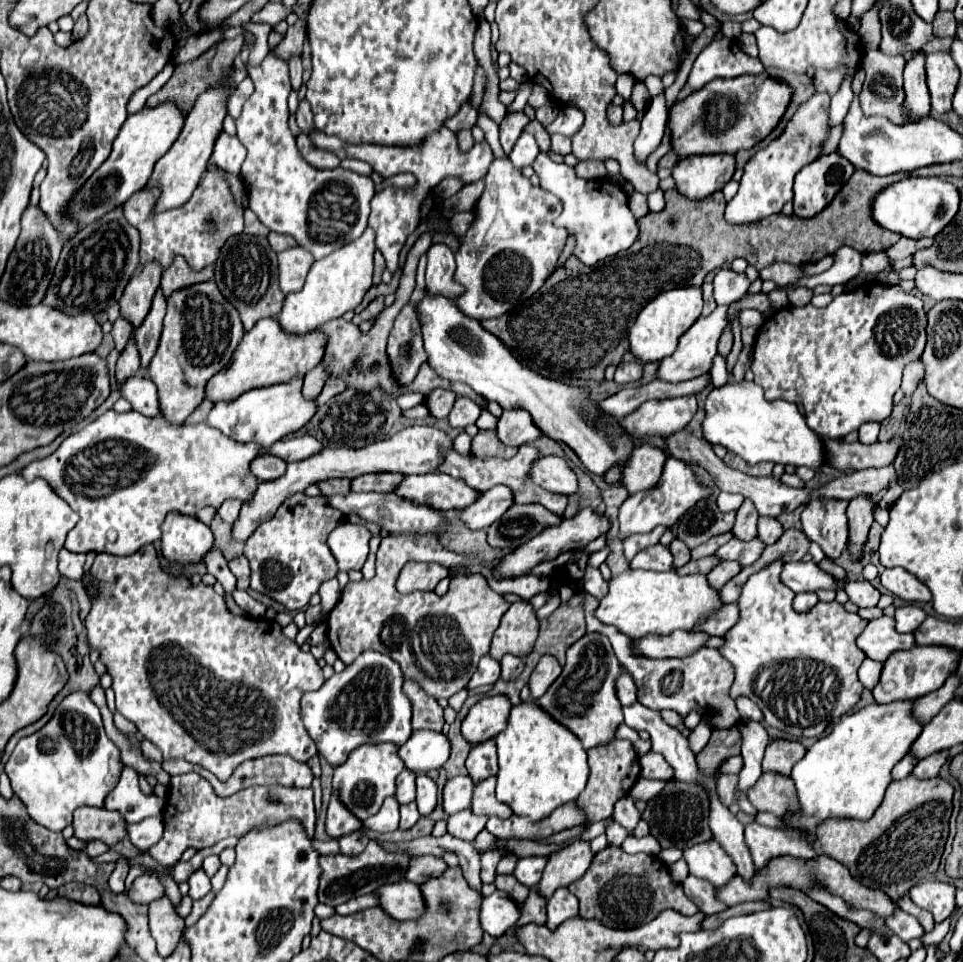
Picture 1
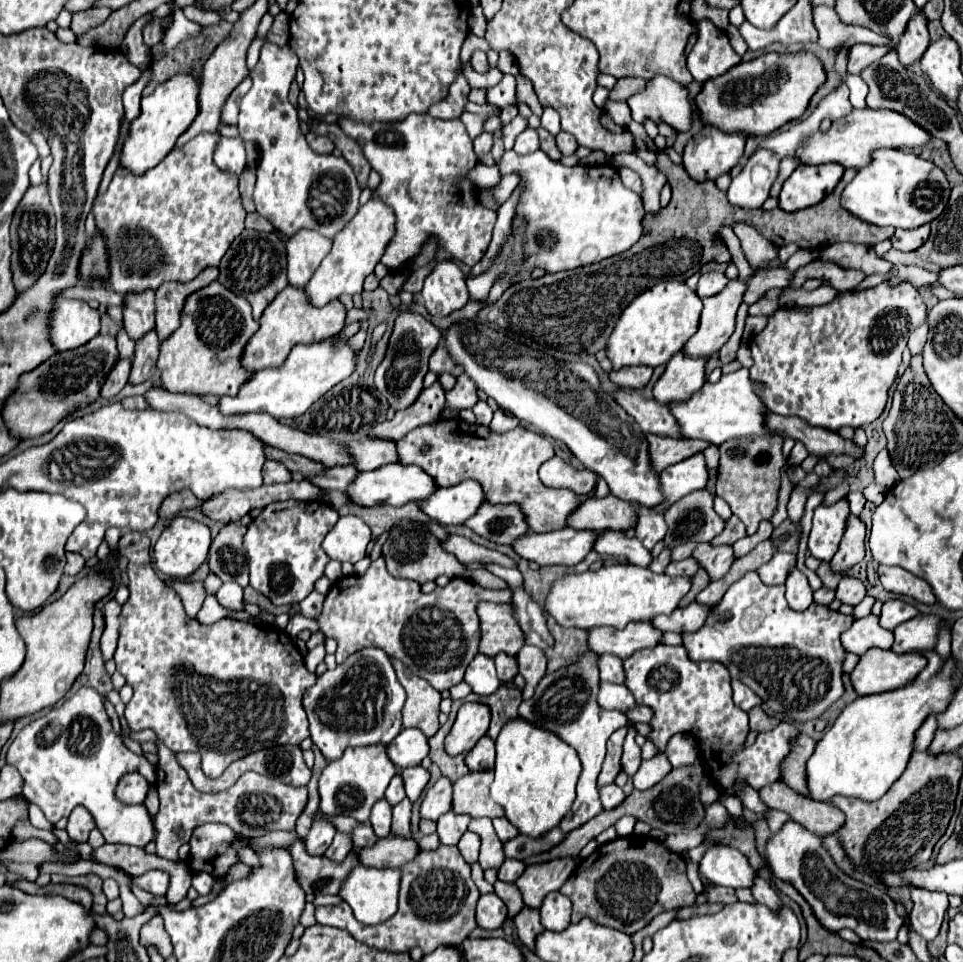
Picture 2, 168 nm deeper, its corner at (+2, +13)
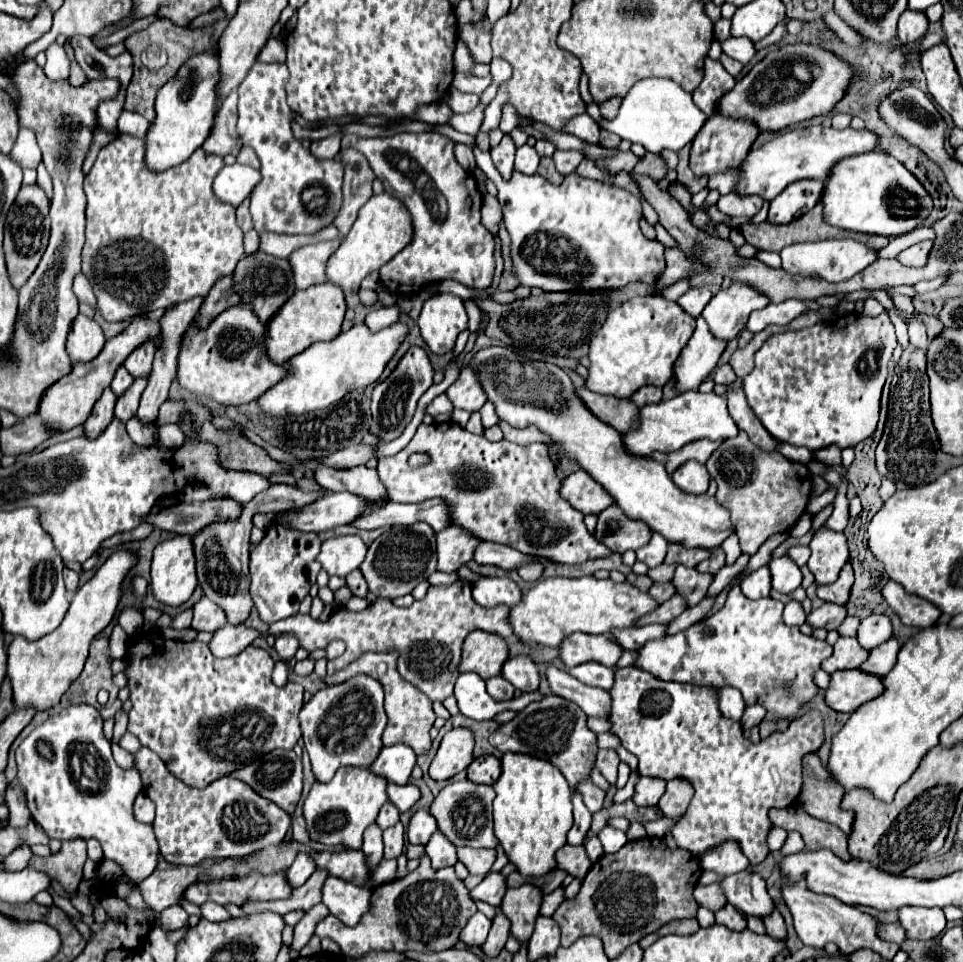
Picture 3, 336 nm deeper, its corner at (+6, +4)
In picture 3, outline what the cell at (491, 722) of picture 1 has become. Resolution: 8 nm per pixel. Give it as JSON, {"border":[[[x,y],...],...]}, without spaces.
{"border":[[[452,729],[444,735],[438,753],[432,759],[428,775],[434,781],[448,781],[472,763],[474,737],[468,729]]]}

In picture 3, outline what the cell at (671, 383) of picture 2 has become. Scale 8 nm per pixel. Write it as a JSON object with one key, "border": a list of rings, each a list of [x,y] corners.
{"border":[[[702,315],[696,319],[696,323],[698,325],[692,339],[688,341],[674,365],[676,389],[682,393],[698,389],[698,385],[714,371],[720,355],[726,349],[726,343],[722,339],[716,339],[708,331],[708,325],[704,323]]]}

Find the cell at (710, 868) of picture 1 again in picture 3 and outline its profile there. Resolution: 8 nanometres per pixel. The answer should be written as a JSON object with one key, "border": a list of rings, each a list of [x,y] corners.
{"border":[[[742,871],[736,875],[728,875],[720,885],[724,887],[728,903],[732,903],[744,915],[764,919],[776,909],[766,891],[766,881],[756,873]]]}

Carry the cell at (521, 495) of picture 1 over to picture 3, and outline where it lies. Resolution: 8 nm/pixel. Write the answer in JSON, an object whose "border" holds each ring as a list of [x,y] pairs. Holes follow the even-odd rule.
{"border":[[[432,423],[432,425],[420,425],[412,441],[406,449],[402,449],[394,457],[384,457],[378,461],[378,475],[380,481],[388,489],[390,501],[398,503],[420,503],[422,499],[394,499],[394,497],[440,497],[444,503],[448,503],[452,525],[458,525],[466,533],[474,535],[480,541],[492,541],[508,545],[524,555],[540,557],[554,561],[558,565],[576,565],[586,559],[606,557],[612,555],[608,547],[604,547],[600,541],[596,541],[584,527],[584,515],[576,511],[566,499],[560,495],[560,479],[556,475],[554,463],[548,457],[548,447],[544,443],[532,443],[532,445],[516,445],[506,439],[492,443],[482,435],[472,435],[464,431],[458,423]],[[412,453],[426,453],[430,461],[420,467],[410,467],[408,457]]]}

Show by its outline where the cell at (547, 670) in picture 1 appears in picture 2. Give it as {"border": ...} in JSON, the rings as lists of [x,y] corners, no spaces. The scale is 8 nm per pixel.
{"border":[[[524,646],[518,652],[518,666],[520,674],[526,678],[525,687],[522,690],[523,700],[528,700],[534,695],[534,688],[538,686],[540,678],[546,674],[546,656],[542,650],[536,650],[534,646]]]}

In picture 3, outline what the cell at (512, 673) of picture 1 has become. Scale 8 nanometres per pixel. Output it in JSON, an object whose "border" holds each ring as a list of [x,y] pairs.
{"border":[[[500,675],[486,681],[486,691],[496,701],[506,701],[506,699],[514,697],[514,687],[504,677],[500,677]]]}

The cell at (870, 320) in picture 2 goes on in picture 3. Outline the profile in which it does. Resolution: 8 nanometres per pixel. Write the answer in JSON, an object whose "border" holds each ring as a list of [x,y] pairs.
{"border":[[[886,311],[878,317],[846,315],[830,323],[816,323],[808,329],[774,335],[756,353],[754,371],[744,377],[748,405],[764,429],[780,443],[808,447],[810,451],[818,451],[828,445],[838,445],[840,449],[854,447],[876,429],[880,393],[888,375],[888,359],[896,345],[894,325]]]}

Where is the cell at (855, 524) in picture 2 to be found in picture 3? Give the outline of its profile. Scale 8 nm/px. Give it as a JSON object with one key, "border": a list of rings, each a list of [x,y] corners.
{"border":[[[846,563],[840,571],[840,577],[836,583],[832,585],[822,585],[818,587],[818,597],[822,601],[828,601],[828,603],[838,603],[838,605],[846,605],[848,603],[848,597],[850,597],[850,587],[854,583],[854,571],[852,571],[852,565]]]}

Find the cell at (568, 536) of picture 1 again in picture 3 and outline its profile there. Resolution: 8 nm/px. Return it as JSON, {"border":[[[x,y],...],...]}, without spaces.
{"border":[[[618,505],[608,507],[598,515],[596,539],[618,555],[628,549],[636,551],[648,545],[650,537],[652,529],[646,523],[640,523],[640,519],[628,519],[628,515],[624,515]]]}

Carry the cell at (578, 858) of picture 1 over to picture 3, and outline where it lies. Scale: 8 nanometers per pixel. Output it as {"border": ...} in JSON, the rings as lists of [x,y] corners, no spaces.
{"border":[[[522,885],[506,891],[500,909],[510,919],[510,935],[516,937],[518,943],[526,943],[532,937],[540,903],[542,893],[534,885]]]}

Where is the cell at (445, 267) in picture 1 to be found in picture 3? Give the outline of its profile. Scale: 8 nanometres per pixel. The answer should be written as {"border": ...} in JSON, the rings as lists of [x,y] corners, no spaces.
{"border":[[[436,295],[428,299],[418,317],[420,335],[432,353],[444,355],[454,349],[460,331],[468,327],[462,299],[456,295]]]}

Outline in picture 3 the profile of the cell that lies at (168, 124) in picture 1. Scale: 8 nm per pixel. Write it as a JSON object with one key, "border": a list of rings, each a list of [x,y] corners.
{"border":[[[218,45],[212,51],[196,53],[158,91],[156,121],[150,125],[150,131],[146,135],[146,165],[152,171],[164,171],[168,167],[184,163],[198,147],[202,147],[204,139],[208,139],[216,111],[220,109],[216,91],[220,85],[220,67],[216,51]]]}

